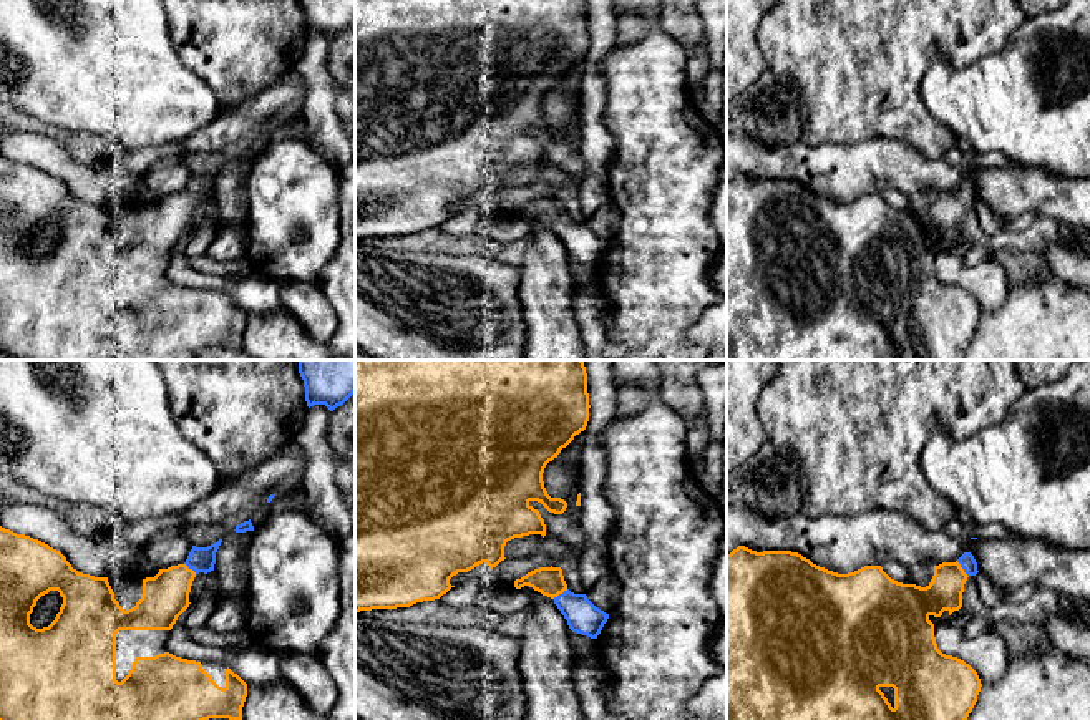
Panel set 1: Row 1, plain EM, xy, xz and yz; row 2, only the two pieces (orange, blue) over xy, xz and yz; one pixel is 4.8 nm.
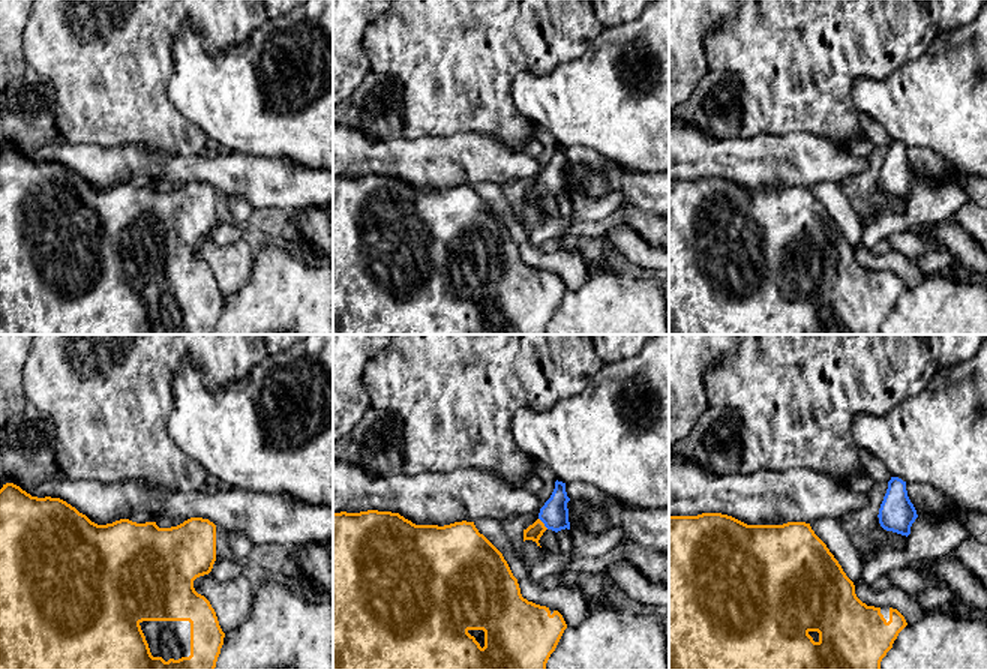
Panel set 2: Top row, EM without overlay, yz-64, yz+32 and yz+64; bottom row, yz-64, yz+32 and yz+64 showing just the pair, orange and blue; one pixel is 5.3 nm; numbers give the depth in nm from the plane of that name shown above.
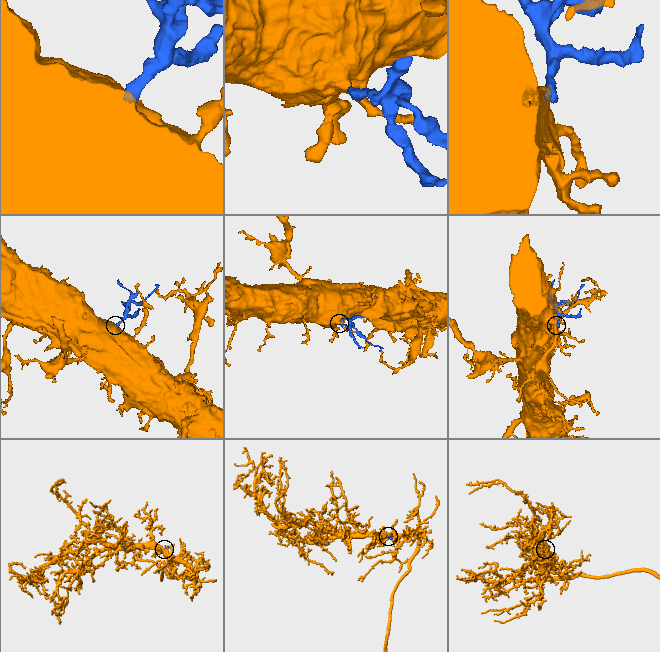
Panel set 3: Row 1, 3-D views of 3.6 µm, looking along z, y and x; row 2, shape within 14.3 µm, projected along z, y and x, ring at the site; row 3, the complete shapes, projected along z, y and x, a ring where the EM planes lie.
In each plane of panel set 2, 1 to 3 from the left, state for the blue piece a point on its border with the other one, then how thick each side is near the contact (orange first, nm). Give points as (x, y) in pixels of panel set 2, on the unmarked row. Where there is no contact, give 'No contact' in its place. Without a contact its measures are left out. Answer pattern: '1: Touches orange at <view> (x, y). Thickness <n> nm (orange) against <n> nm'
1: No contact
2: Touches orange at yz+32 (543, 188). Thickness 90 nm (orange) against 150 nm
3: No contact

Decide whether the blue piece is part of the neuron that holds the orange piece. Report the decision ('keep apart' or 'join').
join

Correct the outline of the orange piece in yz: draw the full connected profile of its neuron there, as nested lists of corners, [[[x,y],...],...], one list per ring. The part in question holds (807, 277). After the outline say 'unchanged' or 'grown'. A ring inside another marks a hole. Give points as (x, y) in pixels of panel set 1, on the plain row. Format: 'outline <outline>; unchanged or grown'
outline [[[738,174],[727,182],[727,360],[964,360],[981,320],[977,300],[964,289],[937,277],[931,244],[949,244],[962,236],[964,212],[976,204],[977,191],[964,181],[956,191],[934,194],[934,204],[926,216],[891,207],[881,194],[864,194],[854,201],[838,202],[813,192],[791,179],[757,181]]]; grown

